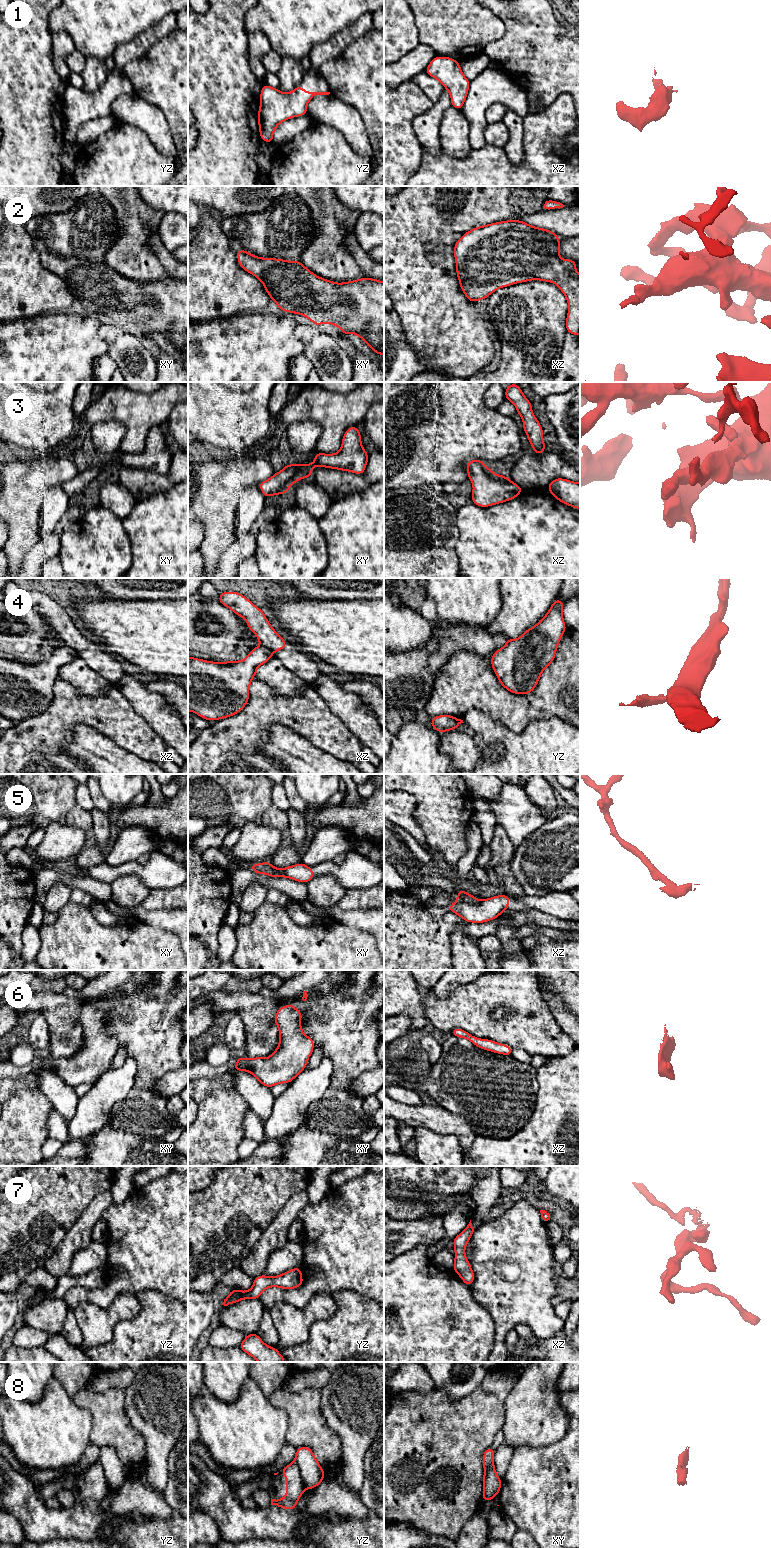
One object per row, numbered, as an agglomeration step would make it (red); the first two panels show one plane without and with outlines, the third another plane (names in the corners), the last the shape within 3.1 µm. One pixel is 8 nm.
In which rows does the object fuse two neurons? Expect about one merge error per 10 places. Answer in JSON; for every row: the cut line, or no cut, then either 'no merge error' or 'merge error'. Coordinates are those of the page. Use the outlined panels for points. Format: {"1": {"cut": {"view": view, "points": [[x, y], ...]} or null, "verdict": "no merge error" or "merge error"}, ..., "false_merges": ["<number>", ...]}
{"1": {"cut": null, "verdict": "no merge error"}, "2": {"cut": null, "verdict": "no merge error"}, "3": {"cut": null, "verdict": "no merge error"}, "4": {"cut": {"view": "xz", "points": [[261, 644], [273, 652]]}, "verdict": "merge error"}, "5": {"cut": {"view": "xz", "points": [[458, 898], [469, 903], [479, 902]]}, "verdict": "merge error"}, "6": {"cut": null, "verdict": "no merge error"}, "7": {"cut": null, "verdict": "no merge error"}, "8": {"cut": {"view": "yz", "points": [[294, 1460], [297, 1464], [304, 1489]]}, "verdict": "merge error"}, "false_merges": ["4", "5", "8"]}

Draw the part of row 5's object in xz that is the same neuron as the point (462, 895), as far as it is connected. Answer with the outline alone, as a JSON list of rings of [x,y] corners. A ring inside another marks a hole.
[[[460,889],[459,892],[456,894],[457,898],[459,900],[462,900],[464,902],[467,902],[469,904],[477,904],[479,903],[478,899],[473,896],[473,895],[470,895],[469,893],[467,893],[466,891]]]

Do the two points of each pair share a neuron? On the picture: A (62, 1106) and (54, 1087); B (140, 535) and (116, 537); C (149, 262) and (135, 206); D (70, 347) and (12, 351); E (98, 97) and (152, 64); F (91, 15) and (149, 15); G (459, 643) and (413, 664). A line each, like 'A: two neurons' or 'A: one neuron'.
A: one neuron
B: two neurons
C: one neuron
D: one neuron
E: two neurons
F: one neuron
G: one neuron

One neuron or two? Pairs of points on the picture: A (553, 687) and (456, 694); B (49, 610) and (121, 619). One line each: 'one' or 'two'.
A: one
B: two

